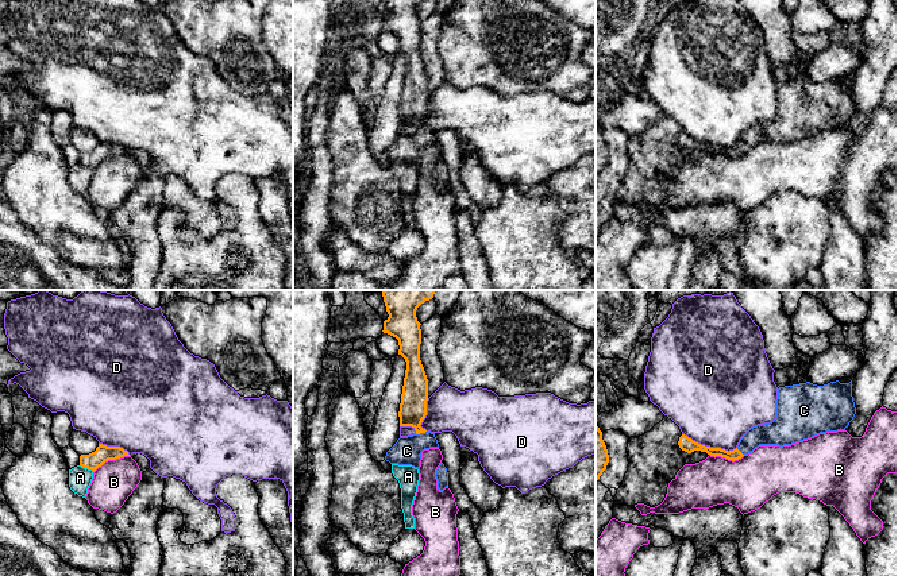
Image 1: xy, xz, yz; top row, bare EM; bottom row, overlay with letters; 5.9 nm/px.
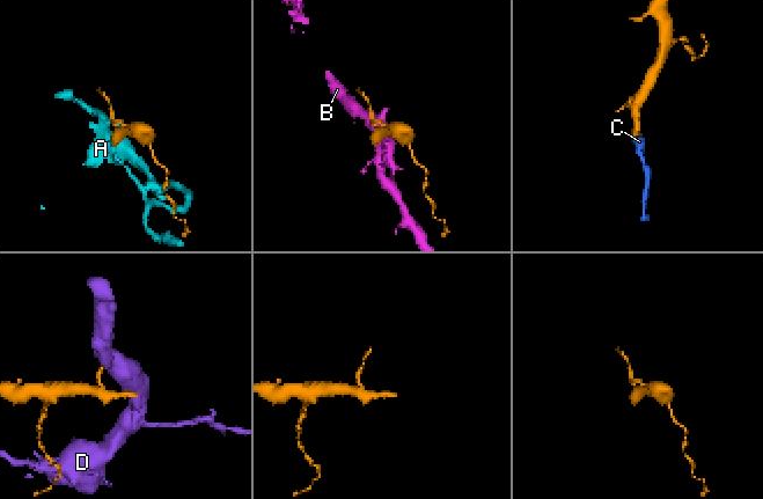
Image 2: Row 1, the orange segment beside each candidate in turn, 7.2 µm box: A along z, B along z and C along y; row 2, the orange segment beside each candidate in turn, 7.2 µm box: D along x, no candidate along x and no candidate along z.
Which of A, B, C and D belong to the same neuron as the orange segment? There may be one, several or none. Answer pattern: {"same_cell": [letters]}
{"same_cell": ["C"]}

